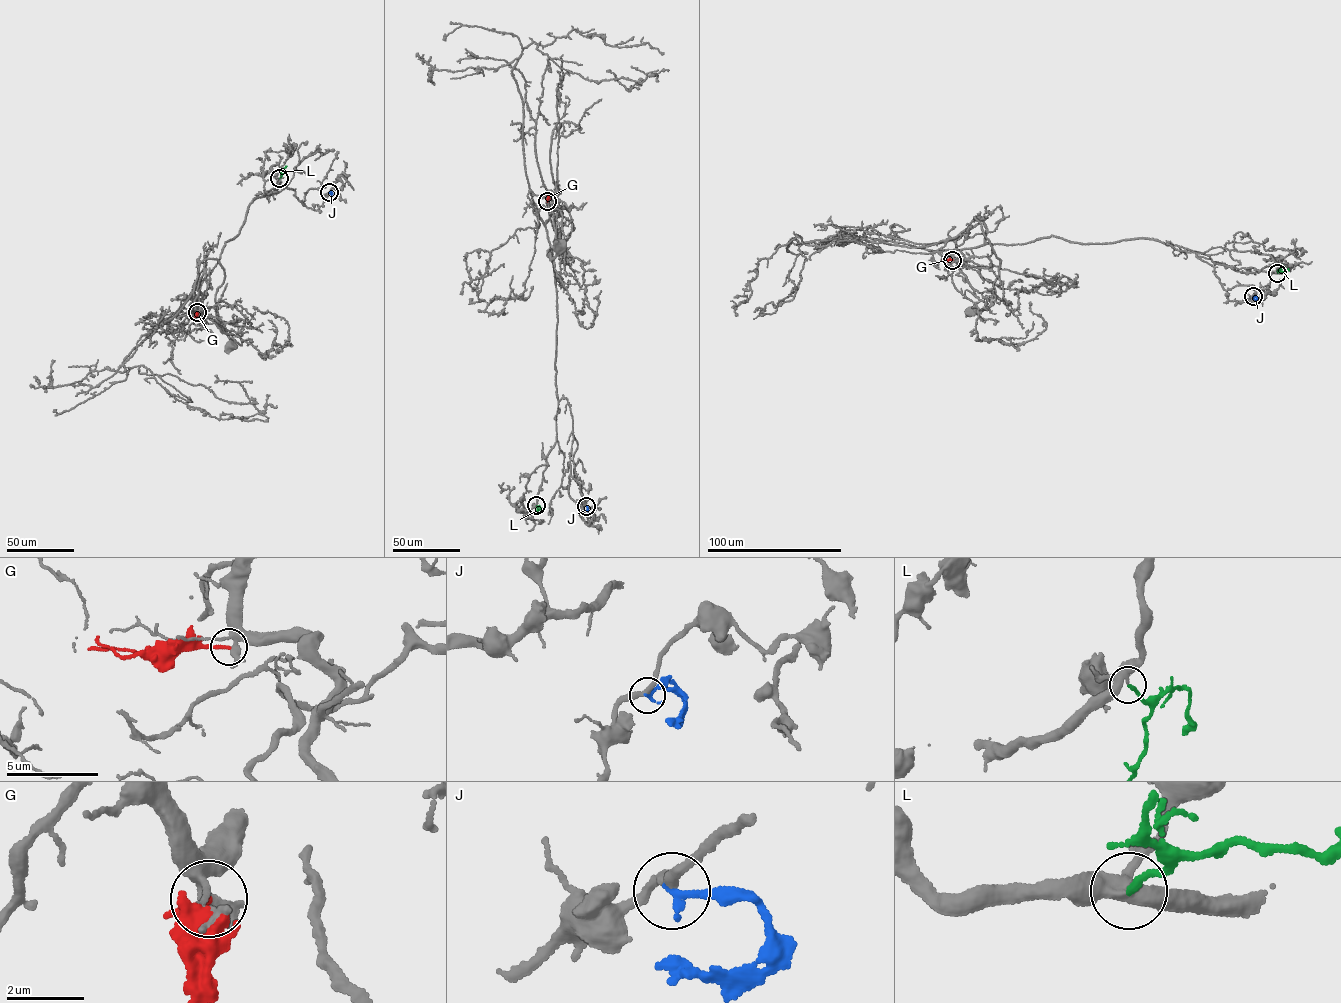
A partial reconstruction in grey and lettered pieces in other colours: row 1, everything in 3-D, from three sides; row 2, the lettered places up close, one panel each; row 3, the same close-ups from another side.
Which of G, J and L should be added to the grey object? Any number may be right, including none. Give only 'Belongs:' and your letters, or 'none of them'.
Belongs: L

